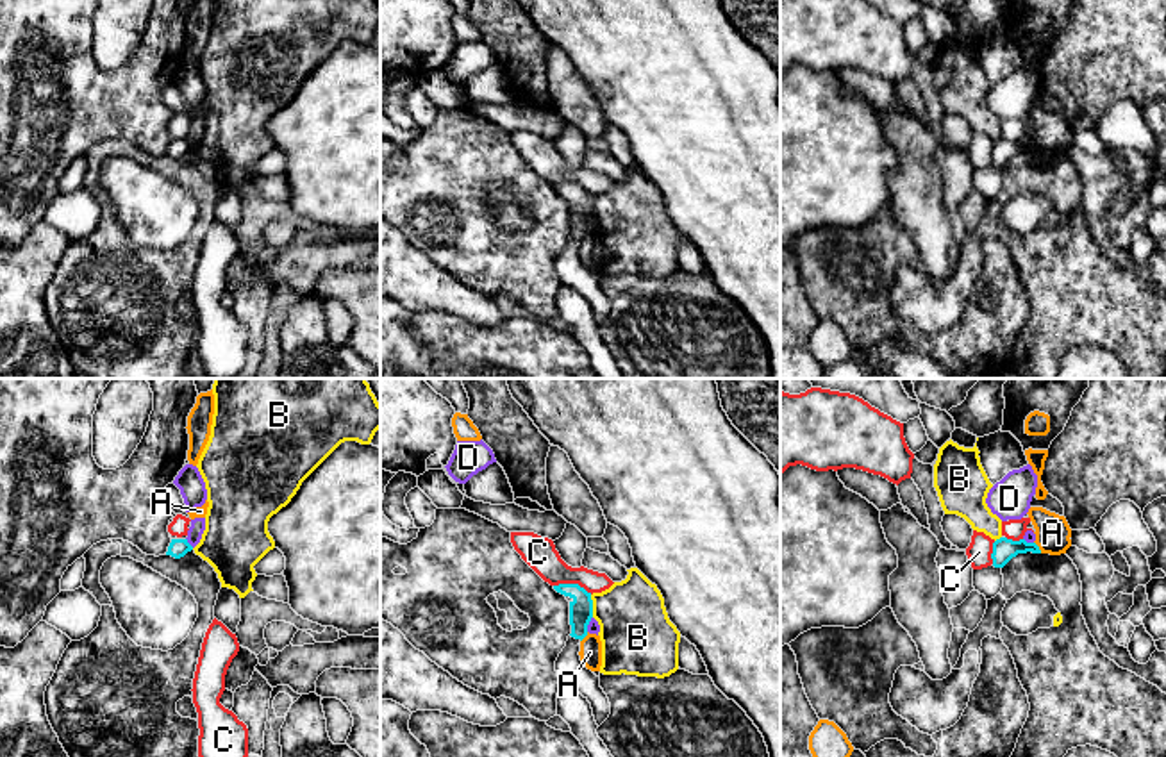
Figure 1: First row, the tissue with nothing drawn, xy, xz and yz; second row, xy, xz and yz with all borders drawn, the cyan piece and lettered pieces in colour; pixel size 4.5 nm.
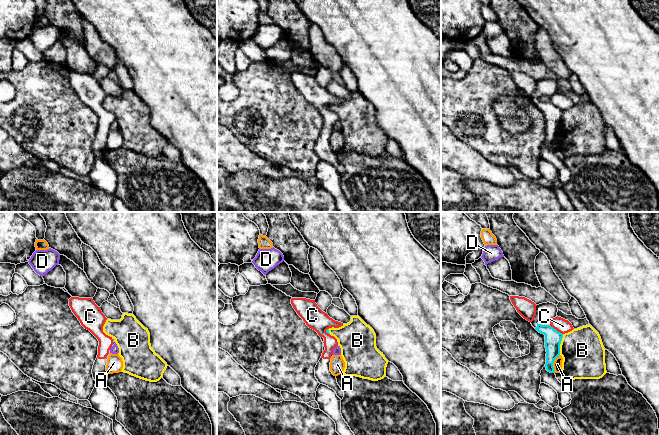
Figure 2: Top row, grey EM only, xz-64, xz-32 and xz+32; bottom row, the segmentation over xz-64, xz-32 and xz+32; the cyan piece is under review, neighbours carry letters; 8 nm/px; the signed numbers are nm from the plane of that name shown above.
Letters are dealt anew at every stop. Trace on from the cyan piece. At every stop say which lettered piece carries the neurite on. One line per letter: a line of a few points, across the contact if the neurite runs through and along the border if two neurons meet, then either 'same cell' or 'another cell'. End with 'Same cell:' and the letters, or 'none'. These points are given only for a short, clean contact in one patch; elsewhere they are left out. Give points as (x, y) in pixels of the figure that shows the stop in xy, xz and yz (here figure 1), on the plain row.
A: yz (1034, 141), (1041, 152) | another cell
B: xz (590, 195), (593, 216) | another cell
C: another cell
D: xy (186, 138), (193, 147) | another cell
Same cell: none

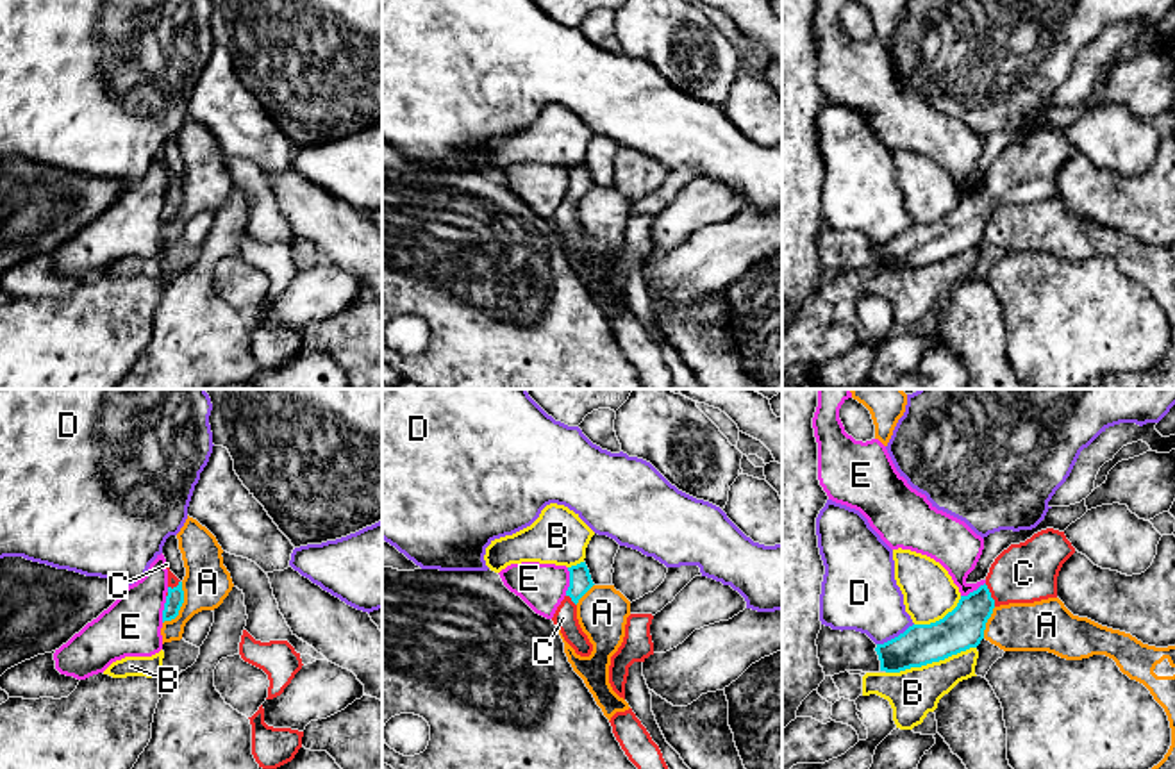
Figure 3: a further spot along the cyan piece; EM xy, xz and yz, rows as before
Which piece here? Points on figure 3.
A: xy (183, 182), (183, 206), (174, 218), (163, 223) | another cell
B: another cell
C: yz (963, 229), (970, 214), (990, 195), (1024, 173) | same cell
D: another cell
E: xz (568, 168), (568, 190), (565, 195) | another cell
Same cell: C

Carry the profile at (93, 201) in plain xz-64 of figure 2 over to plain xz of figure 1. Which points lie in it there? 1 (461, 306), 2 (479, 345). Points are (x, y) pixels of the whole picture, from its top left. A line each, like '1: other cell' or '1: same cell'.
1: other cell
2: same cell

